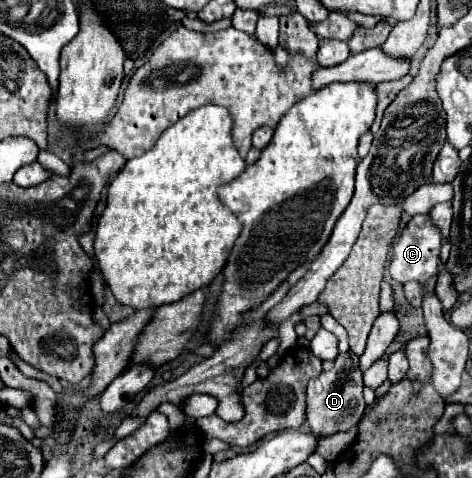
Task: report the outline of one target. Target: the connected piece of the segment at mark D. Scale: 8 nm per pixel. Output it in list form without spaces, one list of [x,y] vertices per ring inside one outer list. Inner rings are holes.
[[[348,351],[340,353],[334,361],[332,371],[324,371],[322,375],[308,381],[308,409],[306,409],[306,423],[312,431],[322,435],[334,435],[338,431],[348,431],[352,425],[356,425],[362,417],[362,411],[366,409],[364,397],[362,397],[362,371],[358,367],[358,355]]]

